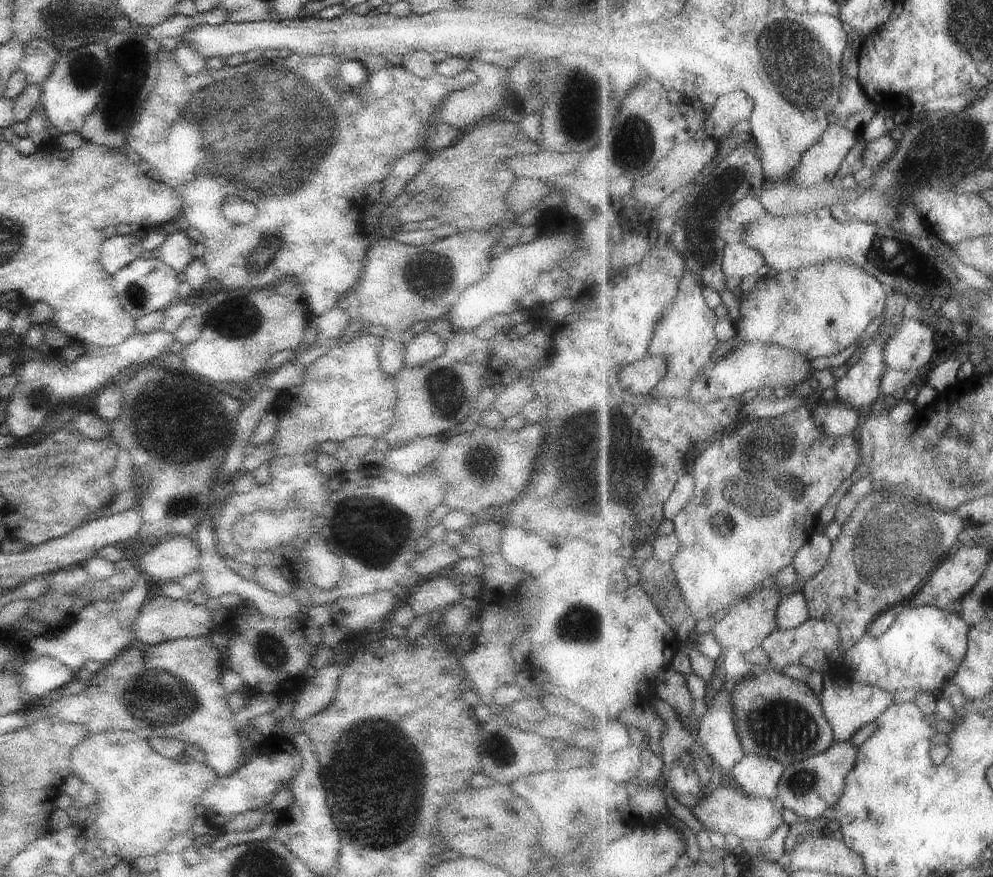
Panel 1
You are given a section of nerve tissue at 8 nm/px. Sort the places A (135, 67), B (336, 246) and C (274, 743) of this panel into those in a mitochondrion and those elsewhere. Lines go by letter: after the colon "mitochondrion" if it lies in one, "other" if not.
A: mitochondrion
B: other
C: other

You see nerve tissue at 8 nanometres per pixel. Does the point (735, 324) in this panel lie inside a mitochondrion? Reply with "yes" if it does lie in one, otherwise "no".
no

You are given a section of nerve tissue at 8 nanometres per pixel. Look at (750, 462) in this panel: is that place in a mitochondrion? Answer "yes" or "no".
yes

